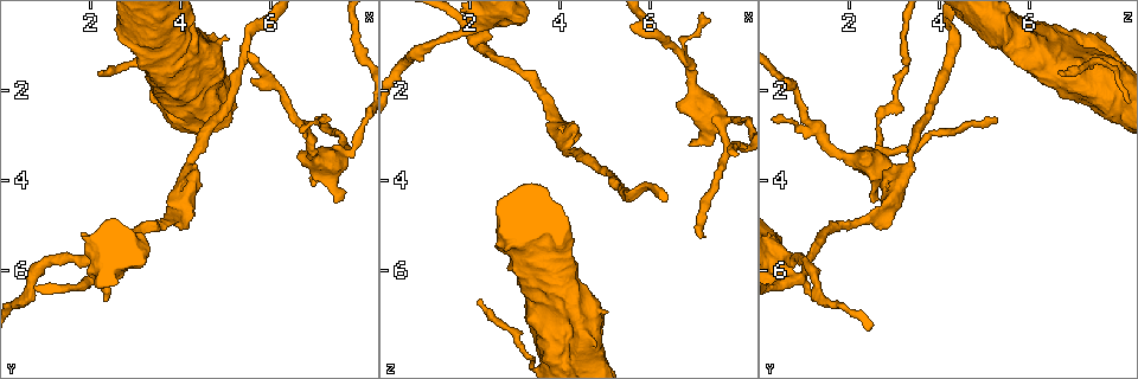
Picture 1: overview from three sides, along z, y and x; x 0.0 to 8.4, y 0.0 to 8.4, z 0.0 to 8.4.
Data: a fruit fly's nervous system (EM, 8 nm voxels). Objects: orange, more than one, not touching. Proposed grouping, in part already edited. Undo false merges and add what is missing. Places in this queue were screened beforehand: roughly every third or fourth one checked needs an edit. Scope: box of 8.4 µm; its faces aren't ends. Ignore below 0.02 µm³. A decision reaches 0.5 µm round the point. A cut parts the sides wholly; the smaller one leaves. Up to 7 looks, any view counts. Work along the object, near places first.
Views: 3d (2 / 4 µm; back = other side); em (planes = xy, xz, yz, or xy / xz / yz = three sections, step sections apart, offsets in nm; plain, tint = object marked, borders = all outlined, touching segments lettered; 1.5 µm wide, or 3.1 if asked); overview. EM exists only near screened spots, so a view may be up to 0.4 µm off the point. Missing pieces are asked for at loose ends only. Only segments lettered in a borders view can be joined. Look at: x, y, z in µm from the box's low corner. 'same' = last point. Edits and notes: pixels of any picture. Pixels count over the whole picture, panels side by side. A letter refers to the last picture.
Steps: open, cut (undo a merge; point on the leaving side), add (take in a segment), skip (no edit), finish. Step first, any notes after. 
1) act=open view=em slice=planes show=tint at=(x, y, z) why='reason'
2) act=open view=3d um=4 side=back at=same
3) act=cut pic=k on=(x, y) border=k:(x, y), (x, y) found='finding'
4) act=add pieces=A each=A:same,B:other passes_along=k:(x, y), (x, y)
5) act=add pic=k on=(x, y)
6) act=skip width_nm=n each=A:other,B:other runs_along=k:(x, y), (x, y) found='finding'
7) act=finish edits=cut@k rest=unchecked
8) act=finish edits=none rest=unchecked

act=open view=em slice=xz step=4 show=tint at=(7.55, 3.50, 2.70) why='thick turns thin'

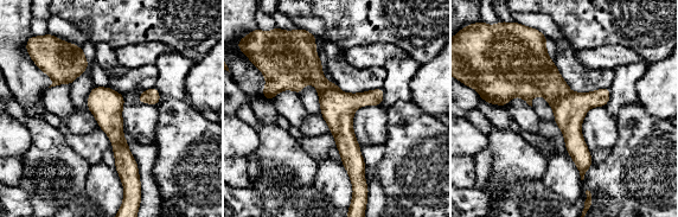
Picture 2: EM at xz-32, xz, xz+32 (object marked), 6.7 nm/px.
act=open view=em slice=xy step=4 show=tint at=same

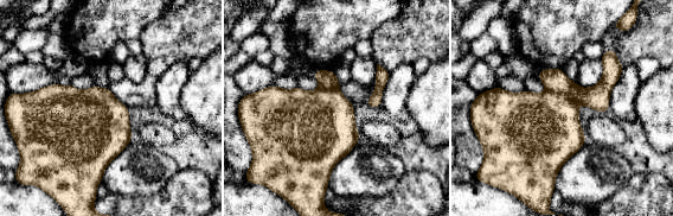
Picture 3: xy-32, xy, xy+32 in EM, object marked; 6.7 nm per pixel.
act=open view=em slice=xy step=4 show=borders at=same why='what lies round it'

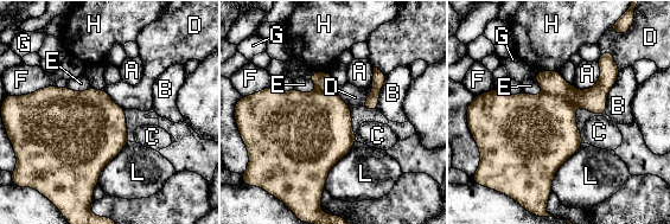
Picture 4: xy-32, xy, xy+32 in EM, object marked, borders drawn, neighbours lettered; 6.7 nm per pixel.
act=cut pic=4 on=(594, 100) each=A:other,B:other,C:other,D:other,E:other,F:other,G:other,H:other,L:other border=4:(543, 91), (563, 95), (574, 107) found='a second neuron is stuck on'

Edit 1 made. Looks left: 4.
act=open view=overview

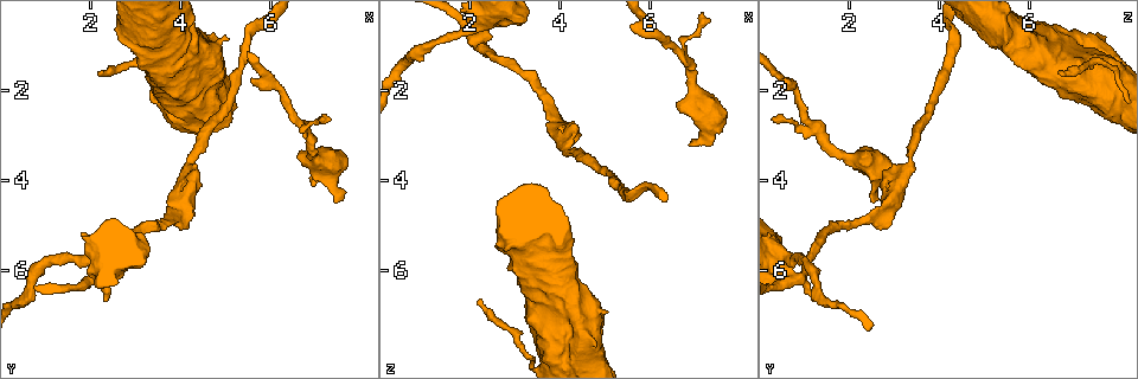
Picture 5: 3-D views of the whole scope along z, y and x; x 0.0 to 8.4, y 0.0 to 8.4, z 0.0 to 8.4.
act=open view=em slice=yz step=4 show=tint at=(2.15, 6.05, 0.55) why='thick turns thin'

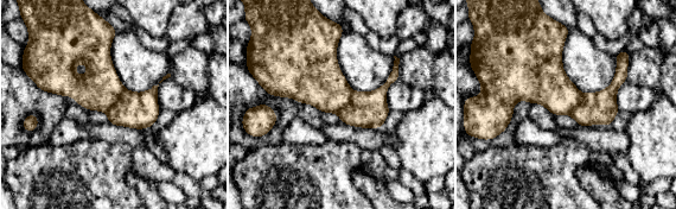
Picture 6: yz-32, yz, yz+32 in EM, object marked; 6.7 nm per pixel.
act=open view=em slice=xz step=8 show=borders at=same

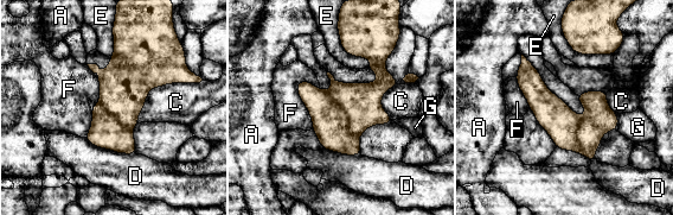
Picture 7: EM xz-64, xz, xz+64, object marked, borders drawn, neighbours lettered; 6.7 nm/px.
act=cut pic=7 on=(329, 122) width_nm=160 each=A:other,C:other,D:other,E:other,F:other,G:other found='a second neuron is stuck on'

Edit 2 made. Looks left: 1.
act=finish edits=cut@4,cut@7 rest=unchecked

